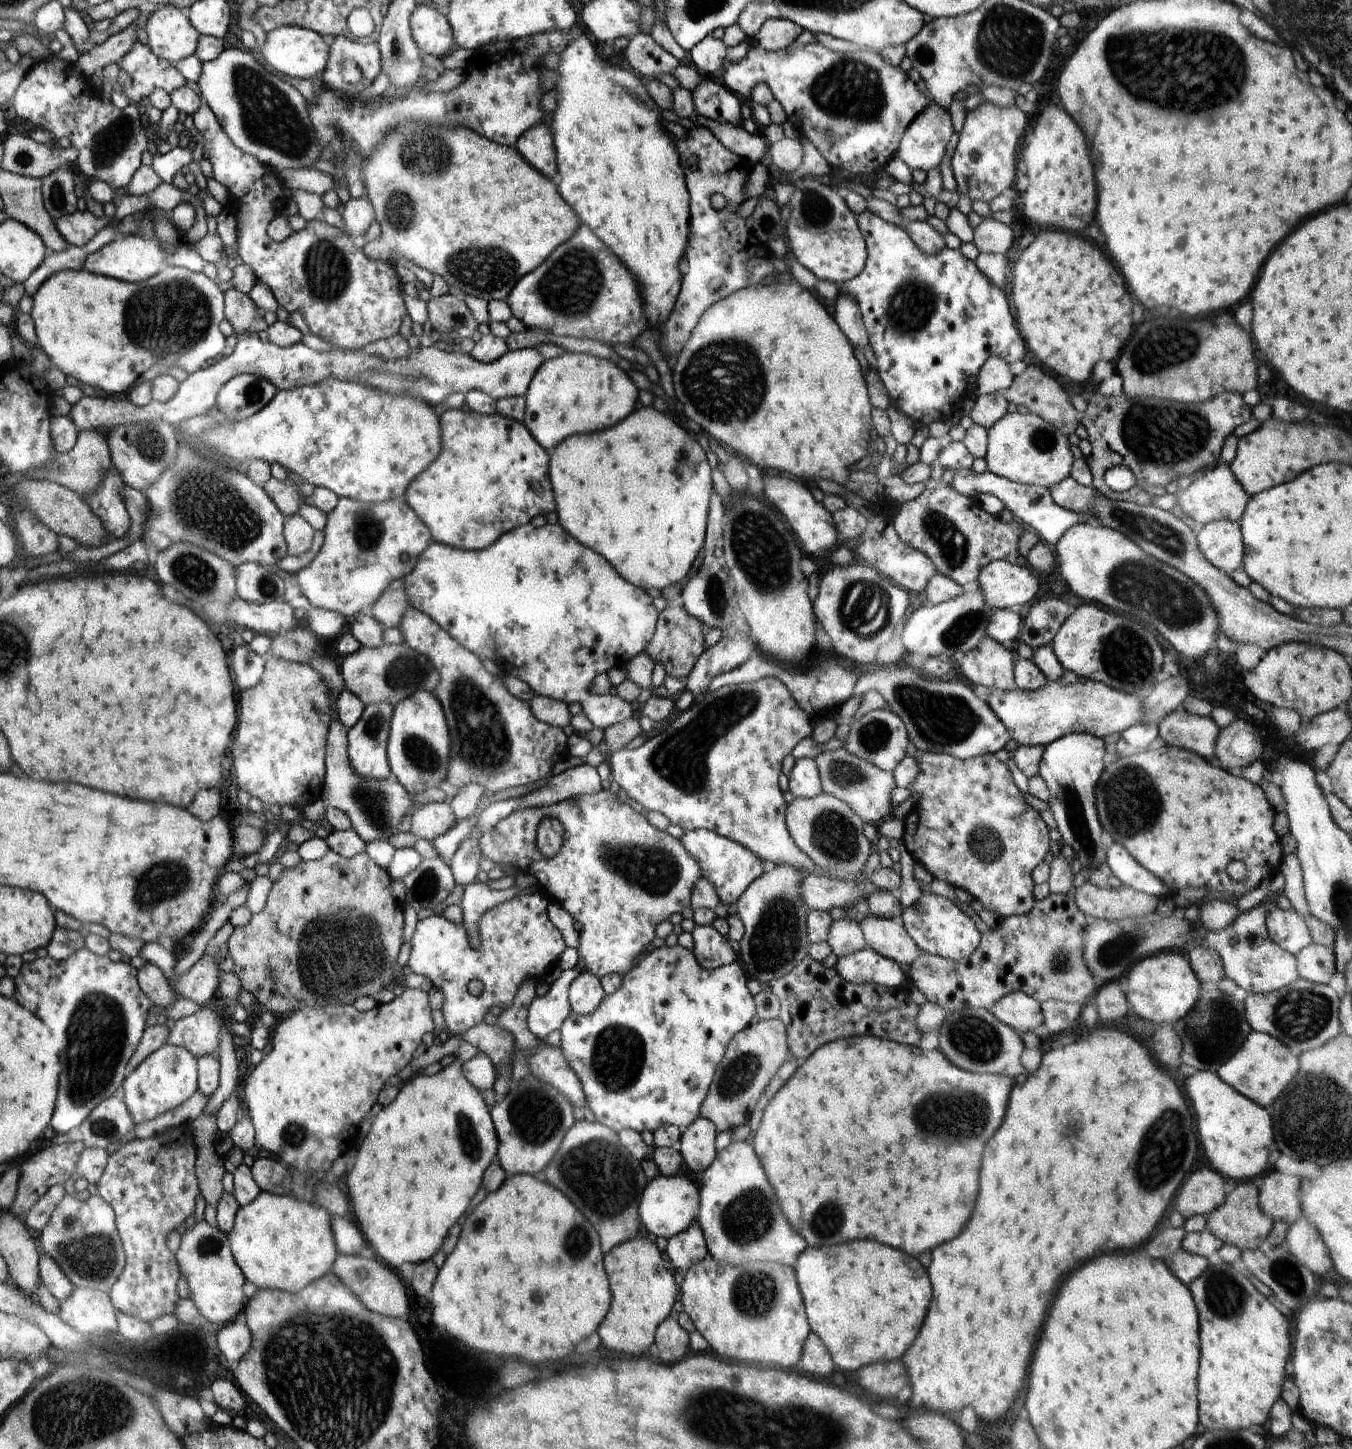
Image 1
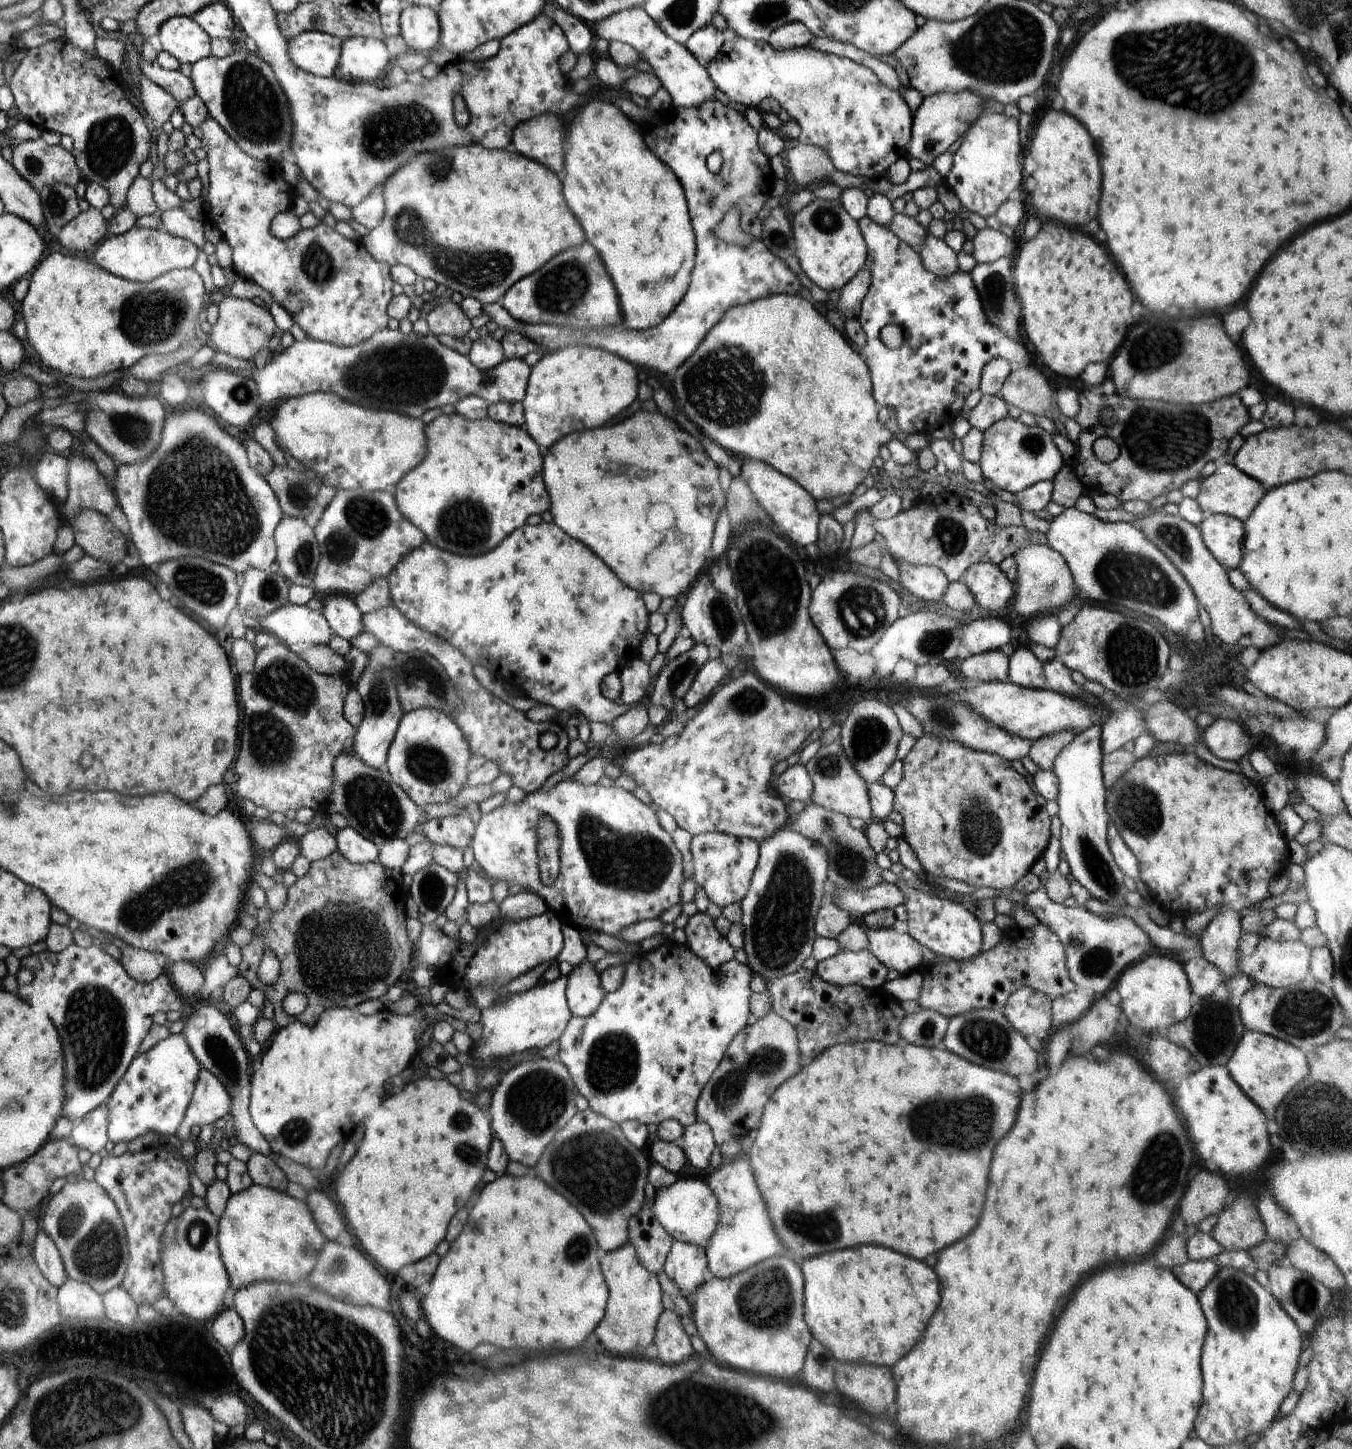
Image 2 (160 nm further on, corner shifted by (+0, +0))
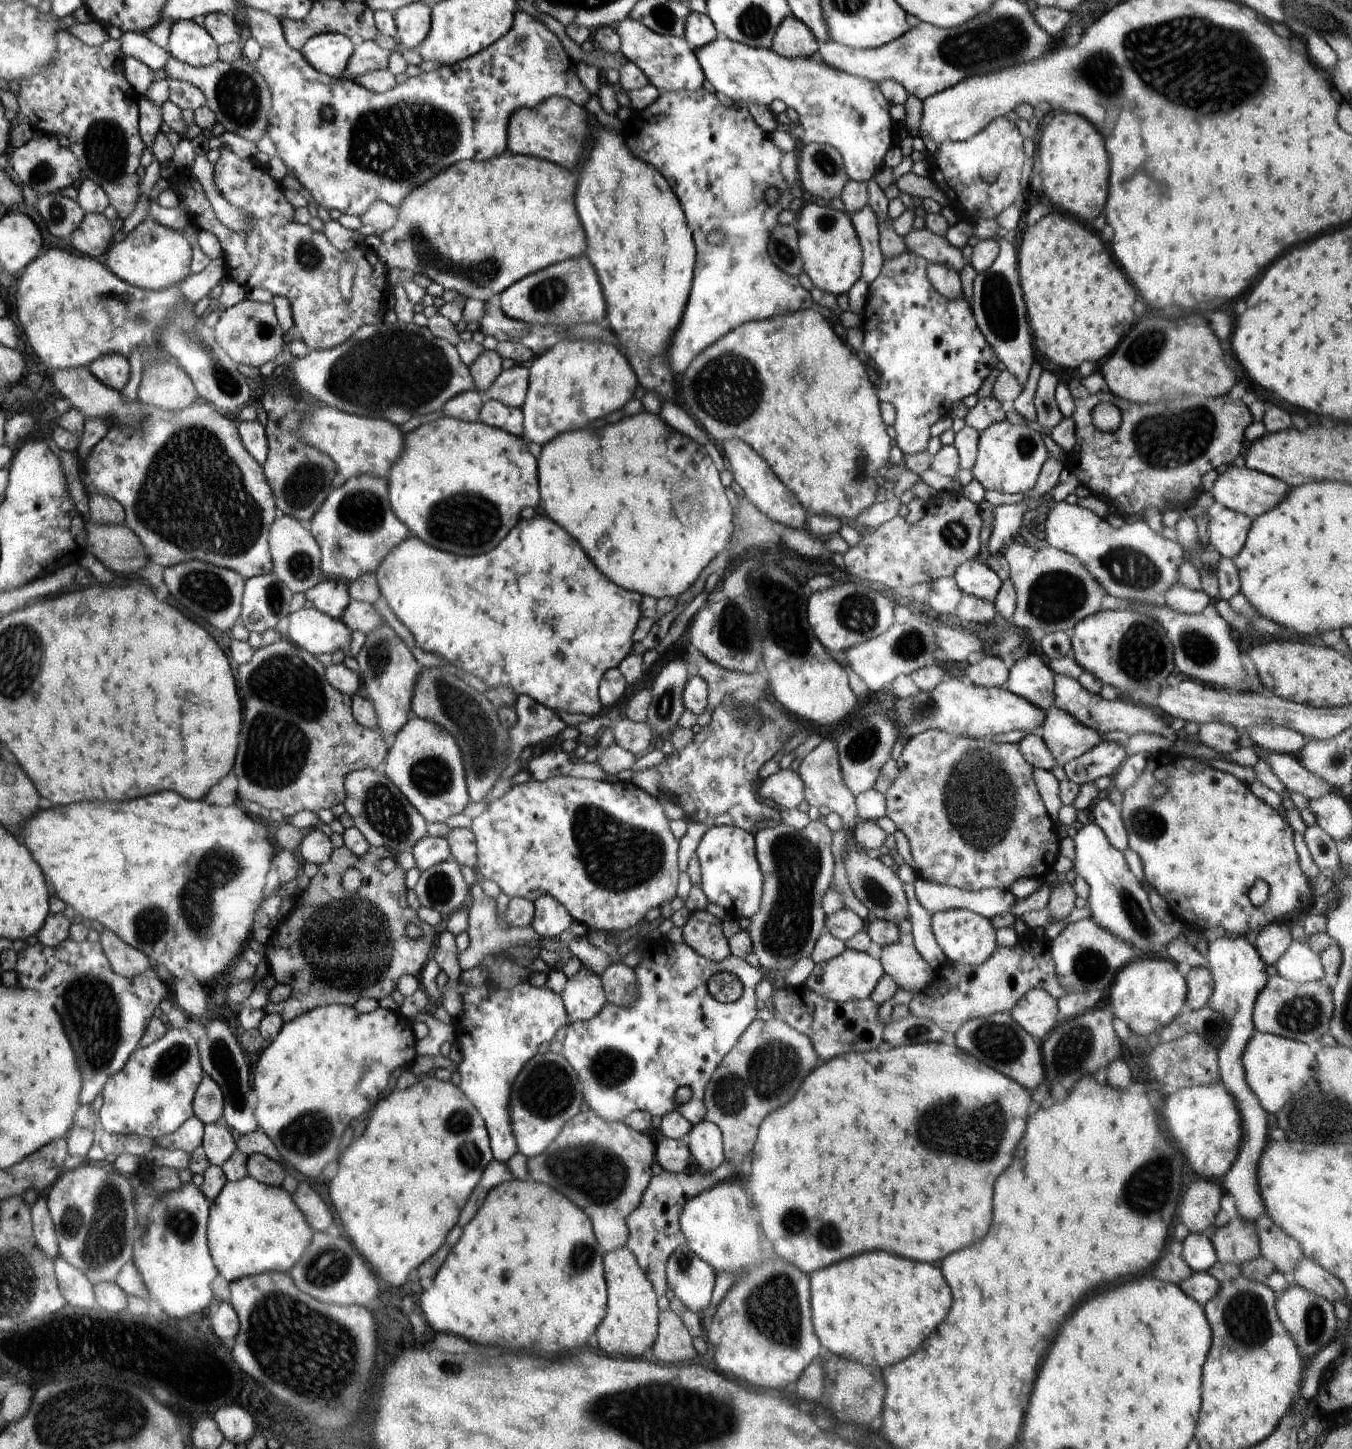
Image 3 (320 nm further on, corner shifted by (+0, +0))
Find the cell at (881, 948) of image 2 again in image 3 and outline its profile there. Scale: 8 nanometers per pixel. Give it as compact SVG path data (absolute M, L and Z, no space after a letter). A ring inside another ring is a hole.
M901 939L894 944L882 947L881 950L879 959L883 964L883 969L888 976L894 979L898 988L919 993L934 984L935 969L931 968L930 964L922 958L910 940Z

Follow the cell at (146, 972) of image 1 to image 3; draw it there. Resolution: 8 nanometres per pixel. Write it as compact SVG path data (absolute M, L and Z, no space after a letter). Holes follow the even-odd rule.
M106 927L99 932L99 943L112 968L123 977L144 974L148 968L148 957L137 948L126 944L119 936Z

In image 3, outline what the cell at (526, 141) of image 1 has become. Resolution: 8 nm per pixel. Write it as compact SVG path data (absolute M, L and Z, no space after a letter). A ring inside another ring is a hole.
M553 96L532 108L517 108L509 118L507 150L515 155L536 156L574 170L588 136L588 112L567 98Z

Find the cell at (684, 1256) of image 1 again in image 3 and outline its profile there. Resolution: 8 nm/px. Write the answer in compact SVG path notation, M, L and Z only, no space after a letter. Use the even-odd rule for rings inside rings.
M686 1244L670 1255L665 1275L675 1298L688 1310L703 1315L713 1295L717 1275L714 1268Z

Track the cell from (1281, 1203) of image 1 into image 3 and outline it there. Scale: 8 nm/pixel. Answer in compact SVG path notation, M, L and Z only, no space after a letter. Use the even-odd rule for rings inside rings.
M1266 1213L1256 1222L1256 1230L1261 1256L1275 1271L1291 1277L1303 1257L1299 1244L1278 1228Z

